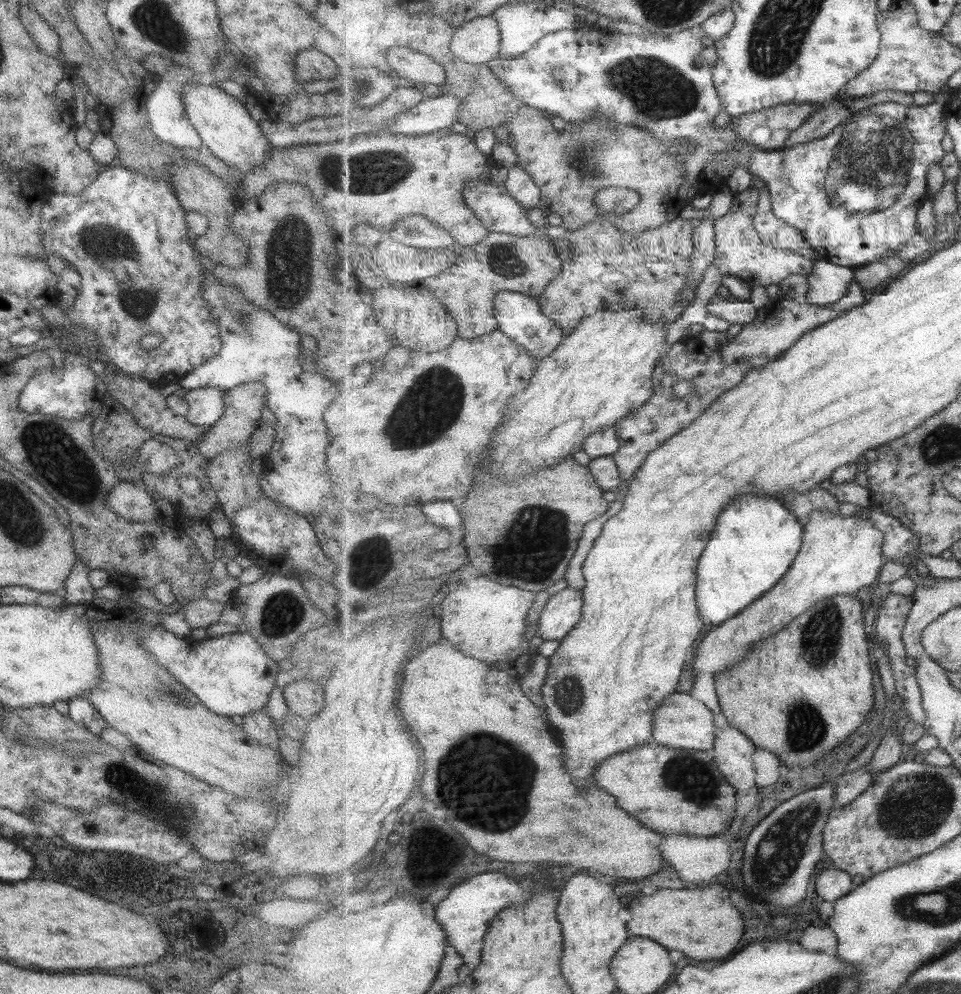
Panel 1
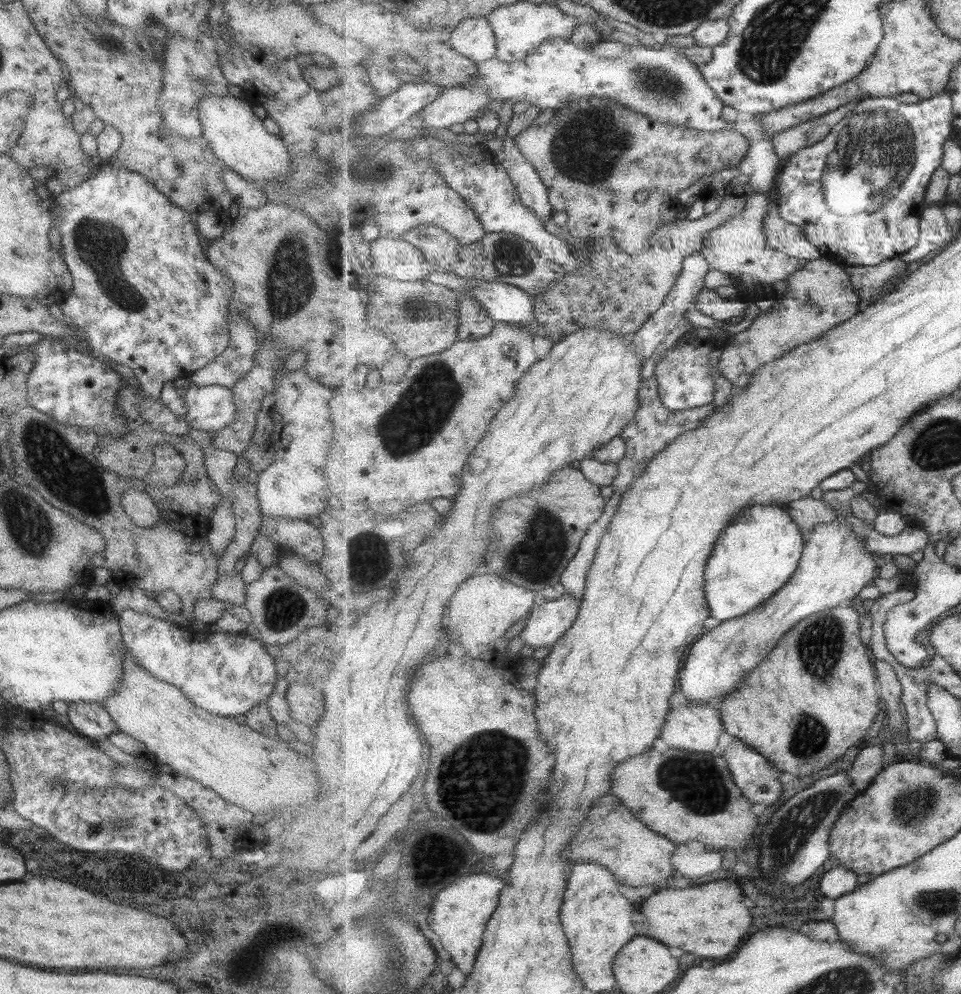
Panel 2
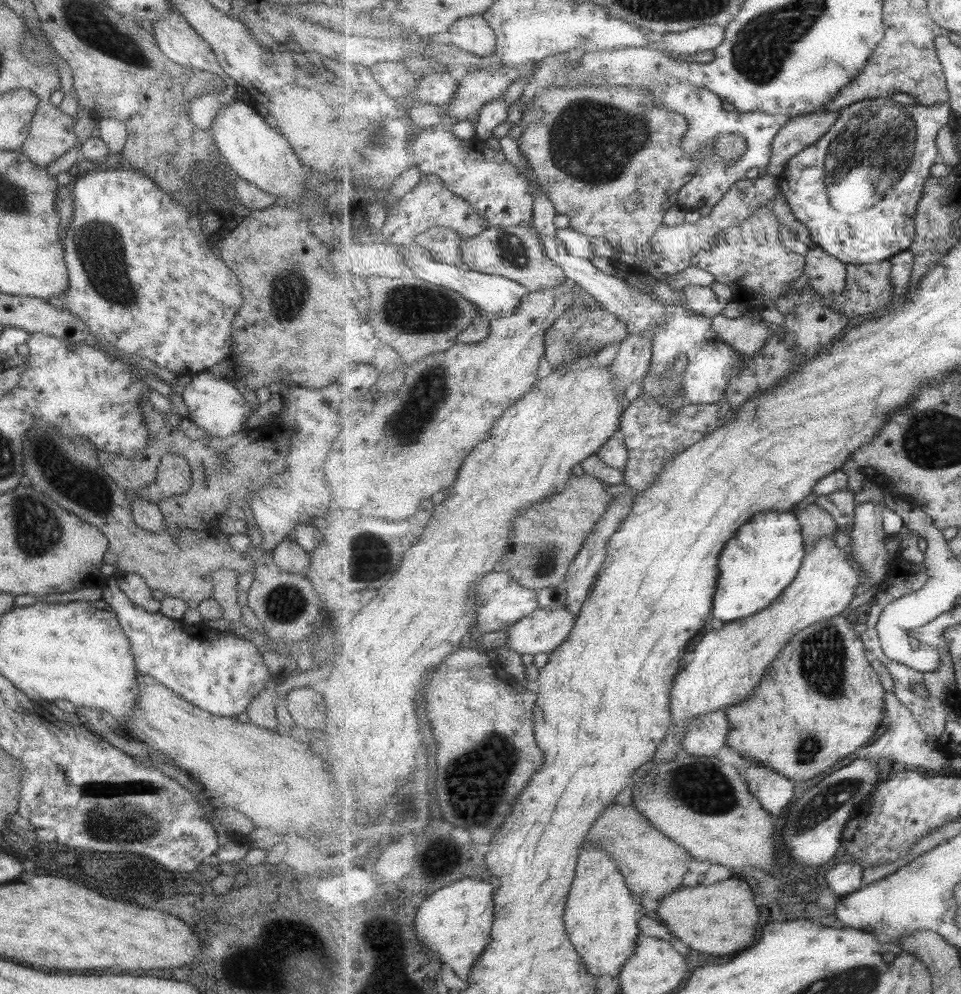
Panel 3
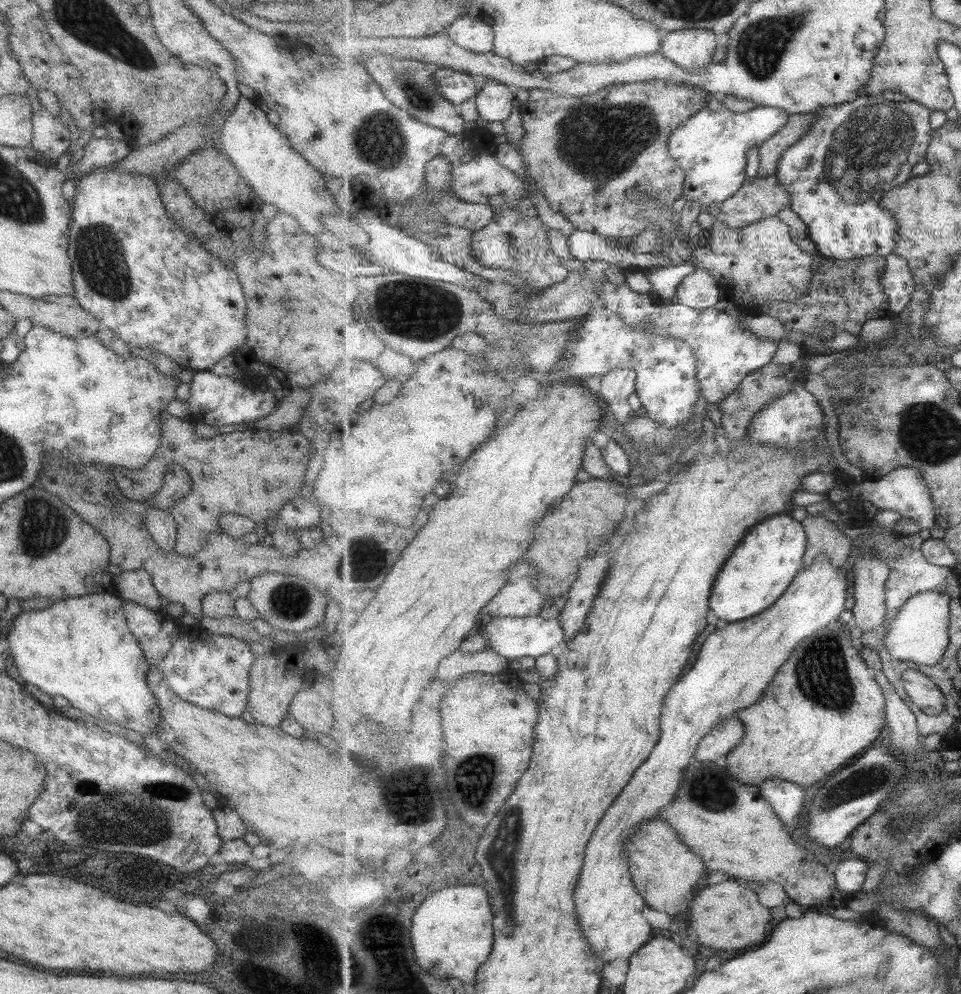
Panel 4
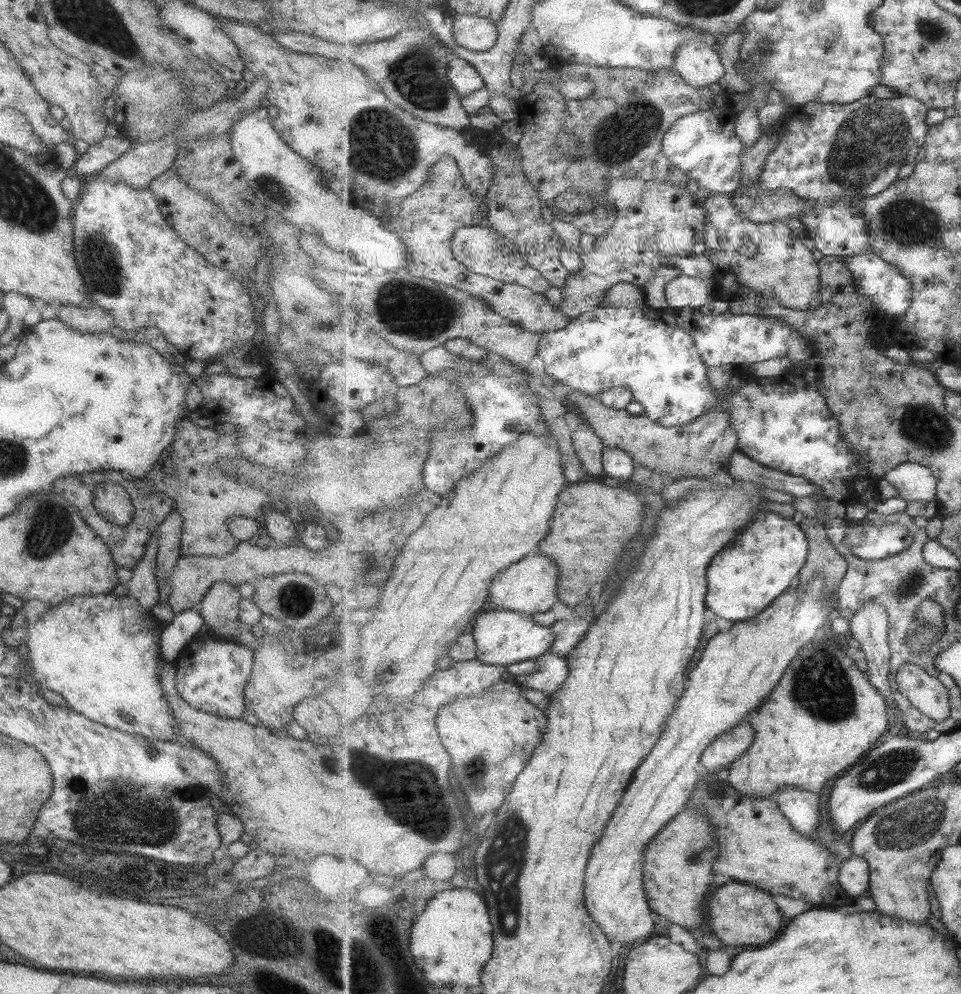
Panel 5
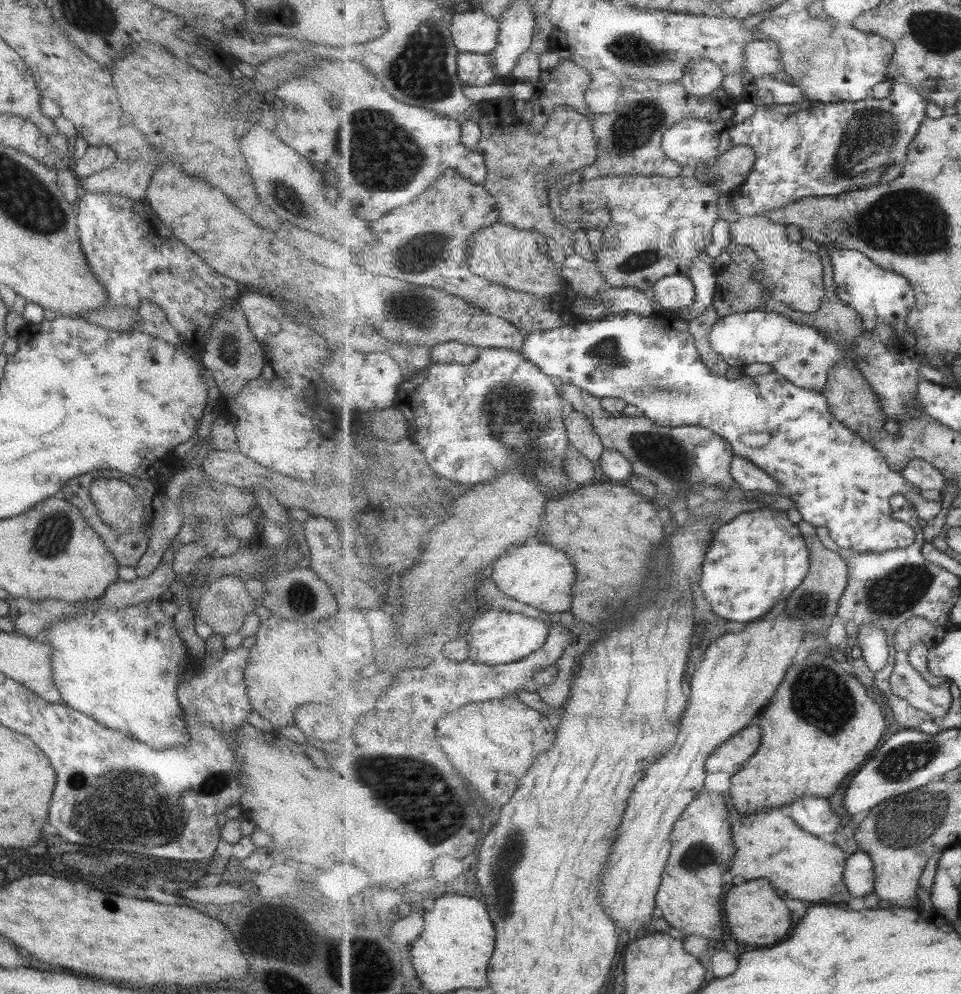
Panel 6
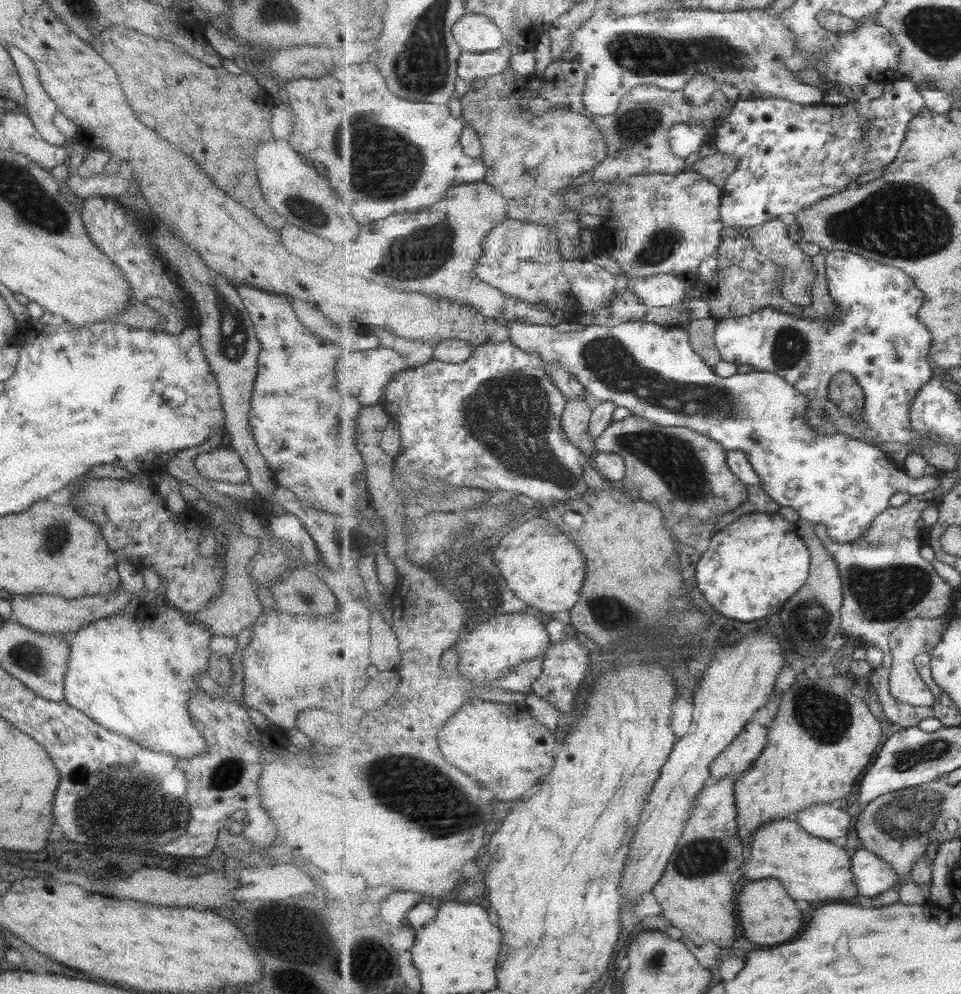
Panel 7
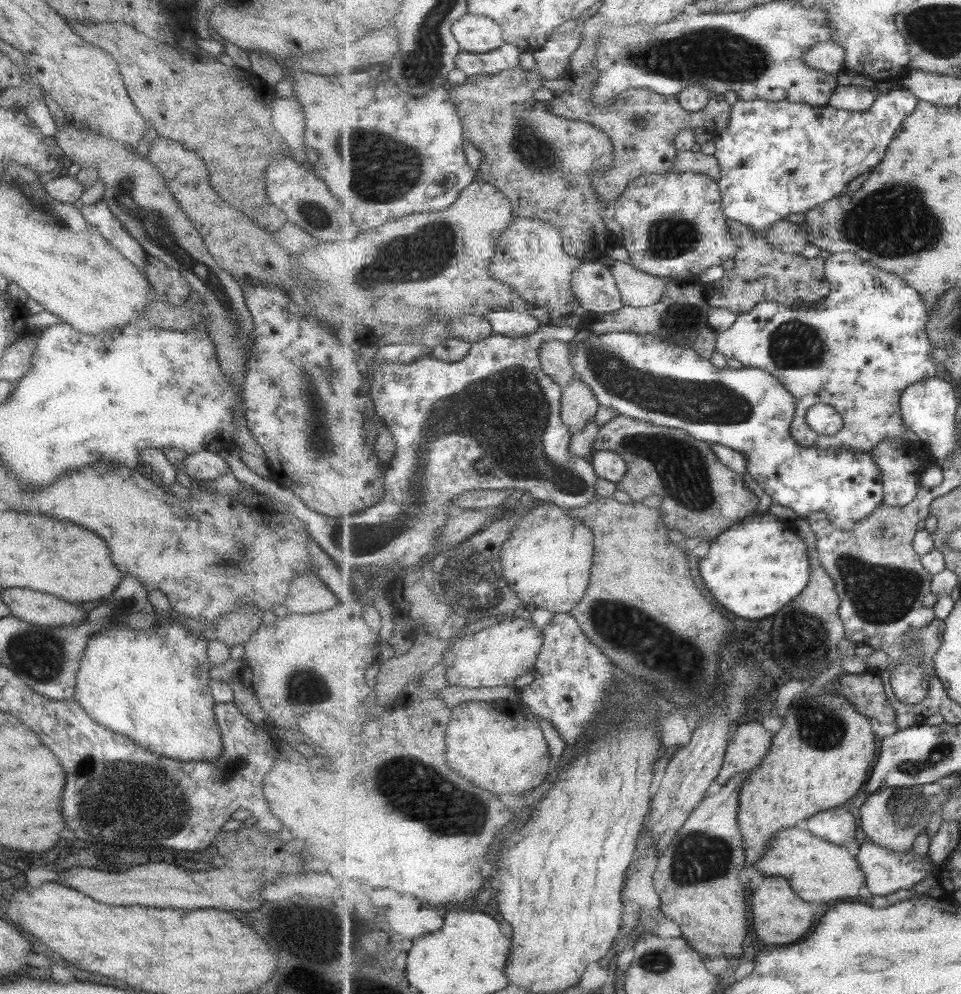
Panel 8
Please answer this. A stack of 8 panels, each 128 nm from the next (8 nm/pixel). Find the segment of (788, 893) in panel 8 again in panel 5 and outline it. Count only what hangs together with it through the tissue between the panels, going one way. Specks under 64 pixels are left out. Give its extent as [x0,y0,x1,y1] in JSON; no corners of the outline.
[709,884,783,946]

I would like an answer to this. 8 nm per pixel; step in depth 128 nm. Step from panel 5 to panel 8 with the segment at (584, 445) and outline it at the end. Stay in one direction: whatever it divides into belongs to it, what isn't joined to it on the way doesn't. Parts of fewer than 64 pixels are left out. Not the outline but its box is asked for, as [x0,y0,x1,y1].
[562,373,601,434]

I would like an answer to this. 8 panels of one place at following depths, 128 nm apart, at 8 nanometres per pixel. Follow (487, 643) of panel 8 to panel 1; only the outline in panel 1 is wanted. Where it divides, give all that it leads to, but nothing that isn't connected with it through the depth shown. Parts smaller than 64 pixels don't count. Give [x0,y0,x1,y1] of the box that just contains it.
[538,587,583,640]

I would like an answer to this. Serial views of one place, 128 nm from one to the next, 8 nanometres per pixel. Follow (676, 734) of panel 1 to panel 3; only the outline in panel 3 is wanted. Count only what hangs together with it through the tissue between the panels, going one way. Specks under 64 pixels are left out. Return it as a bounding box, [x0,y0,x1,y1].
[683,710,732,756]

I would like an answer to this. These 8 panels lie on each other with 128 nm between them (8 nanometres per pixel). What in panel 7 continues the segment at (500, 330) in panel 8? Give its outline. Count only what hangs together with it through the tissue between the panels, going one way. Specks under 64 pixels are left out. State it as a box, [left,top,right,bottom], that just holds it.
[505,320,939,544]

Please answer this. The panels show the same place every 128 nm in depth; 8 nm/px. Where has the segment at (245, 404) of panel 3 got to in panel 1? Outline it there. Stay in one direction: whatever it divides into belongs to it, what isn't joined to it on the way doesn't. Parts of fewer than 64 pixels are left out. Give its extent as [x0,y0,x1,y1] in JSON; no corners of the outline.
[183,387,223,427]

